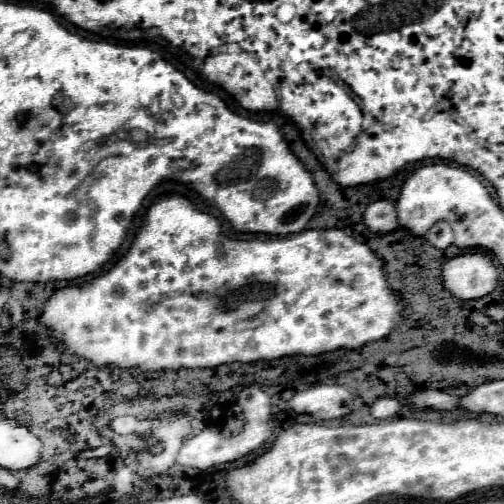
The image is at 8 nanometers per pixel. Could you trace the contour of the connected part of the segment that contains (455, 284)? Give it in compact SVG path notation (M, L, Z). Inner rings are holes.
M469 251L443 263L443 285L459 299L479 299L491 293L501 273L485 251Z

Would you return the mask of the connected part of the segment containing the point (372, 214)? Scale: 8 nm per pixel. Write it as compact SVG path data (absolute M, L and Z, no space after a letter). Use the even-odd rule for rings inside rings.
M387 199L371 203L363 213L363 223L369 231L377 235L389 235L397 229L397 213L395 205Z

